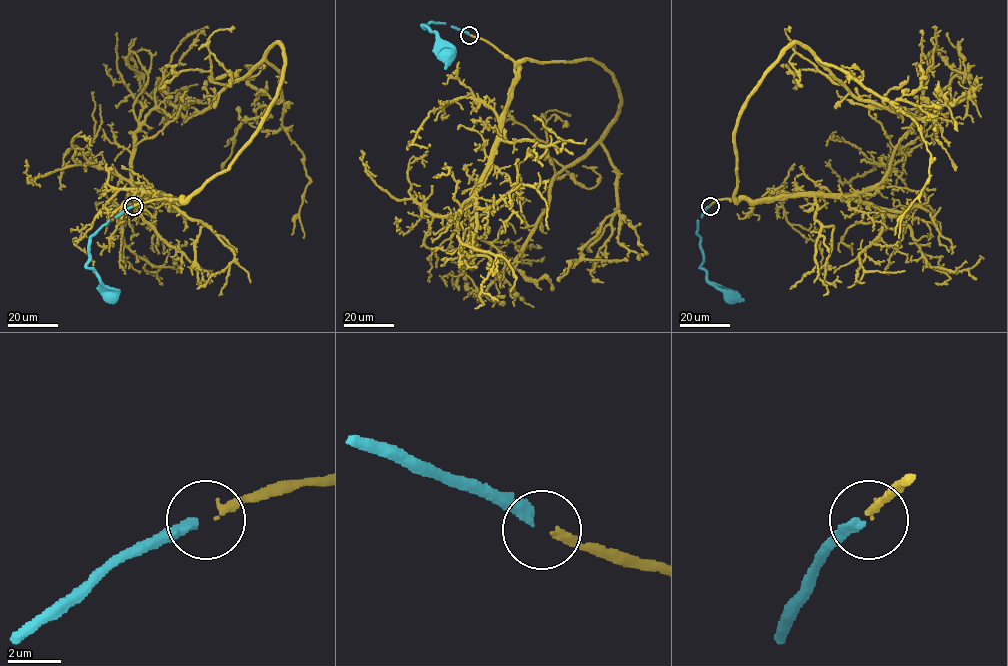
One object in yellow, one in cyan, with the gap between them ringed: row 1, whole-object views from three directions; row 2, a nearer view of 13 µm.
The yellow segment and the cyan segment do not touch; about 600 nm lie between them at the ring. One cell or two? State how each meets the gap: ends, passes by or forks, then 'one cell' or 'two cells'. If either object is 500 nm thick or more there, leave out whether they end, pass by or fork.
yellow ends; cyan ends; one cell

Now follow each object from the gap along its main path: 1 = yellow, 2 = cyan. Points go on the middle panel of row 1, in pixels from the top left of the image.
1: (470, 35), (515, 62), (598, 62), (620, 107), (551, 181), (521, 253), (480, 295), (469, 287)
2: (469, 34), (442, 22), (422, 26), (435, 32), (446, 58), (449, 55)

